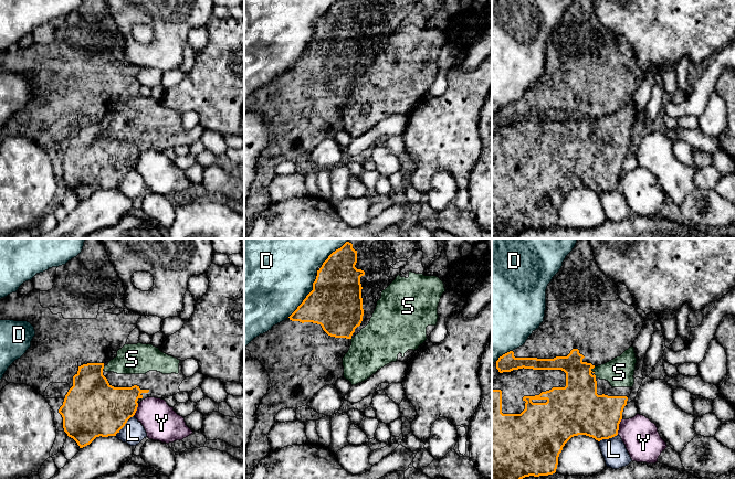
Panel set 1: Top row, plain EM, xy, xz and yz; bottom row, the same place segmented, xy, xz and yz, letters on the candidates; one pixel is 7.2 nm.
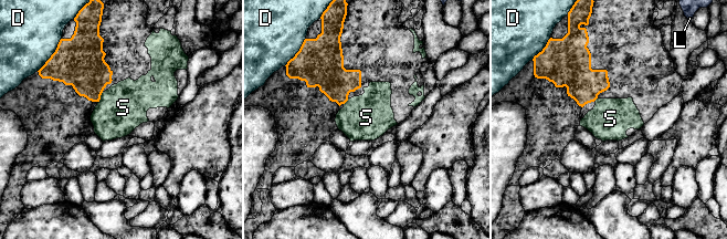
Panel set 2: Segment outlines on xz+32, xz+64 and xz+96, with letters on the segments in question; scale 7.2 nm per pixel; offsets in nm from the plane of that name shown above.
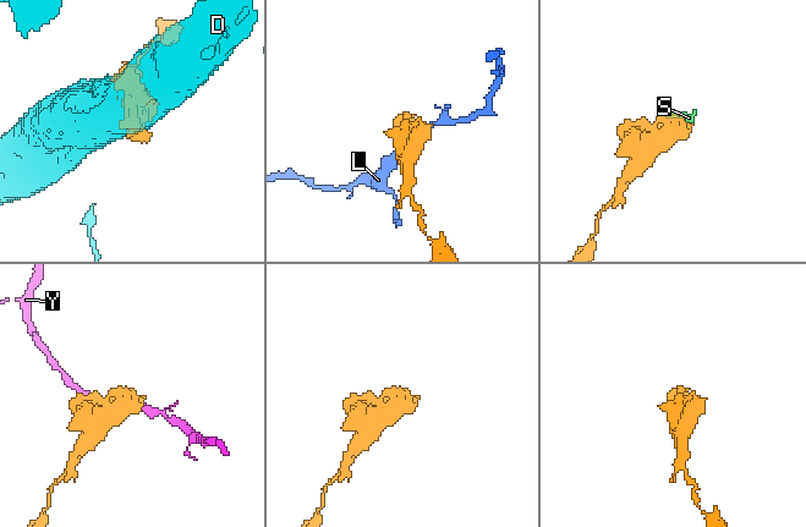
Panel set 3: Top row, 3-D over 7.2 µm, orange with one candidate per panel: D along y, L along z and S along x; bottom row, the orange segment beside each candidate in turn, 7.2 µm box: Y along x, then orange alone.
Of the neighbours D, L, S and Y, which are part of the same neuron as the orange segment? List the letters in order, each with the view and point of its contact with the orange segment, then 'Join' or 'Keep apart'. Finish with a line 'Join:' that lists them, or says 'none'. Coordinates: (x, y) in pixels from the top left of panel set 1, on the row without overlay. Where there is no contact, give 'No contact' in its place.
D: Touches orange at xz (306, 50). Keep apart
L: Touches orange at xy (124, 178). Keep apart
S: Touches orange at yz (590, 123). Join
Y: Touches orange at yz (618, 179). Keep apart
Join: S

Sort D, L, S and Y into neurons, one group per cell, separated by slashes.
D / L / S / Y

